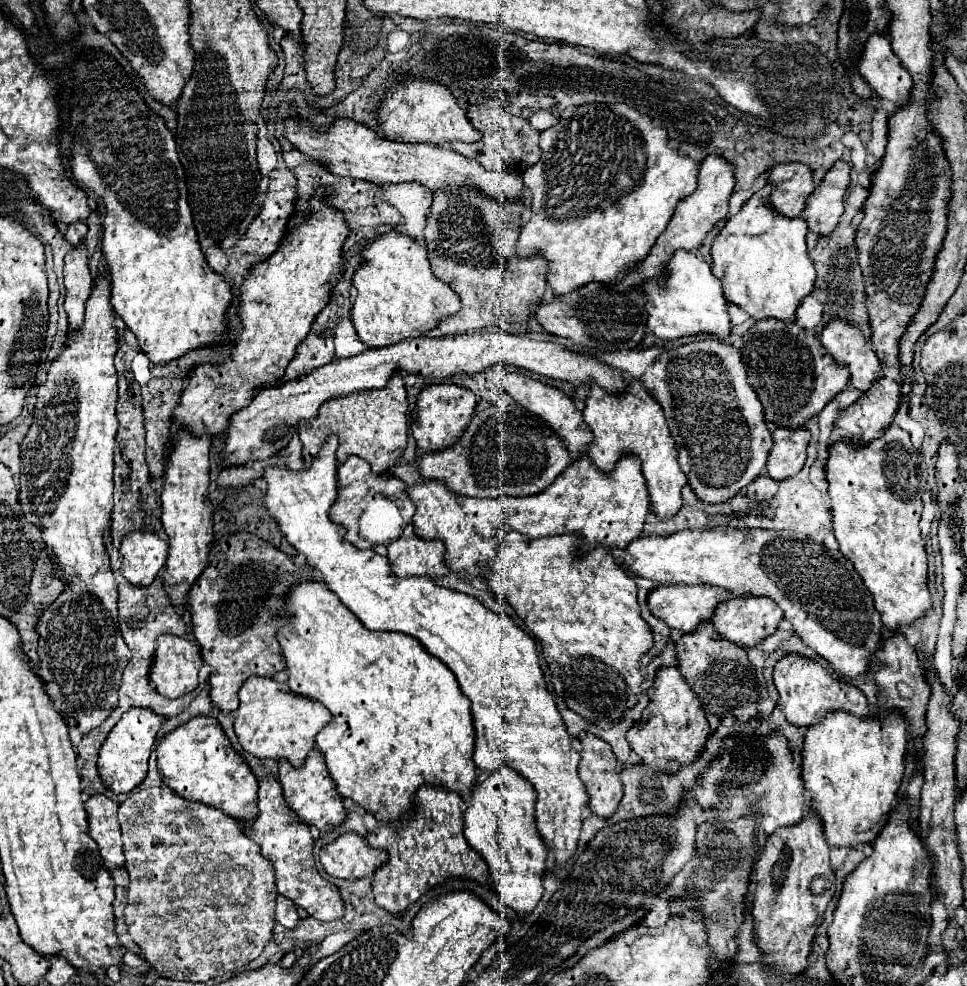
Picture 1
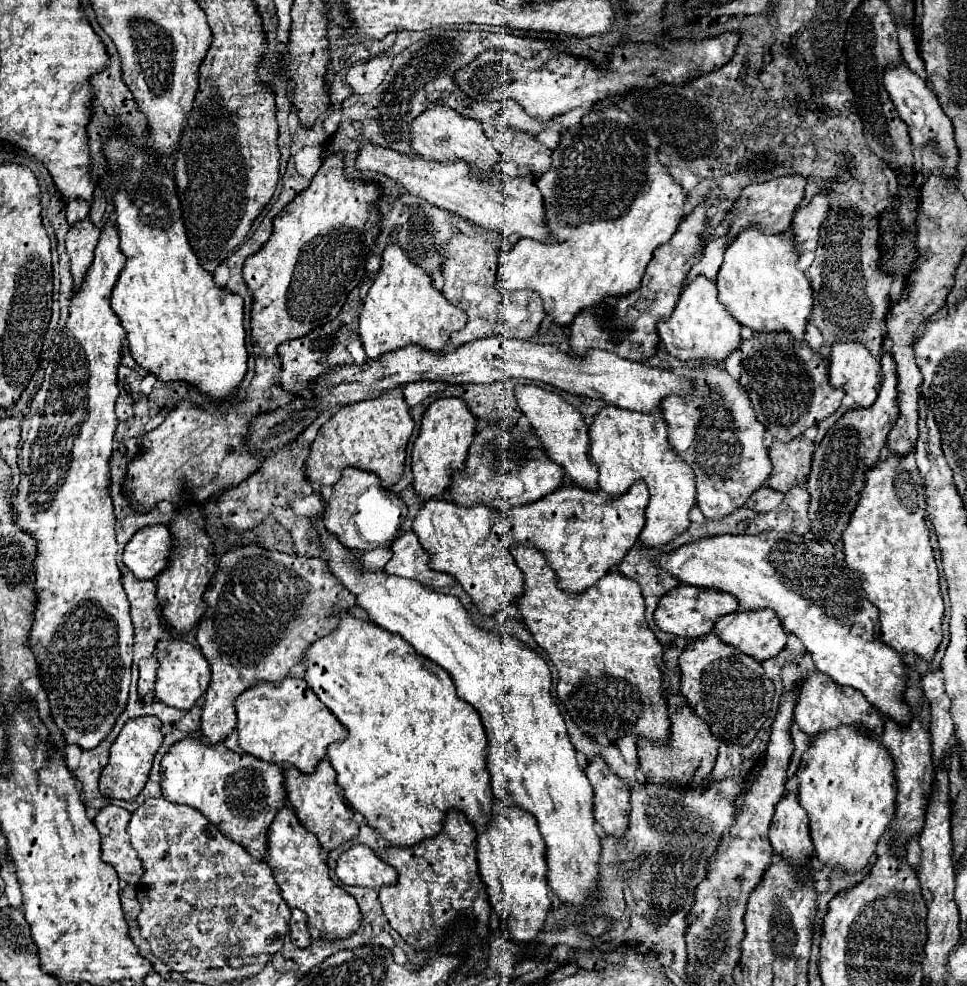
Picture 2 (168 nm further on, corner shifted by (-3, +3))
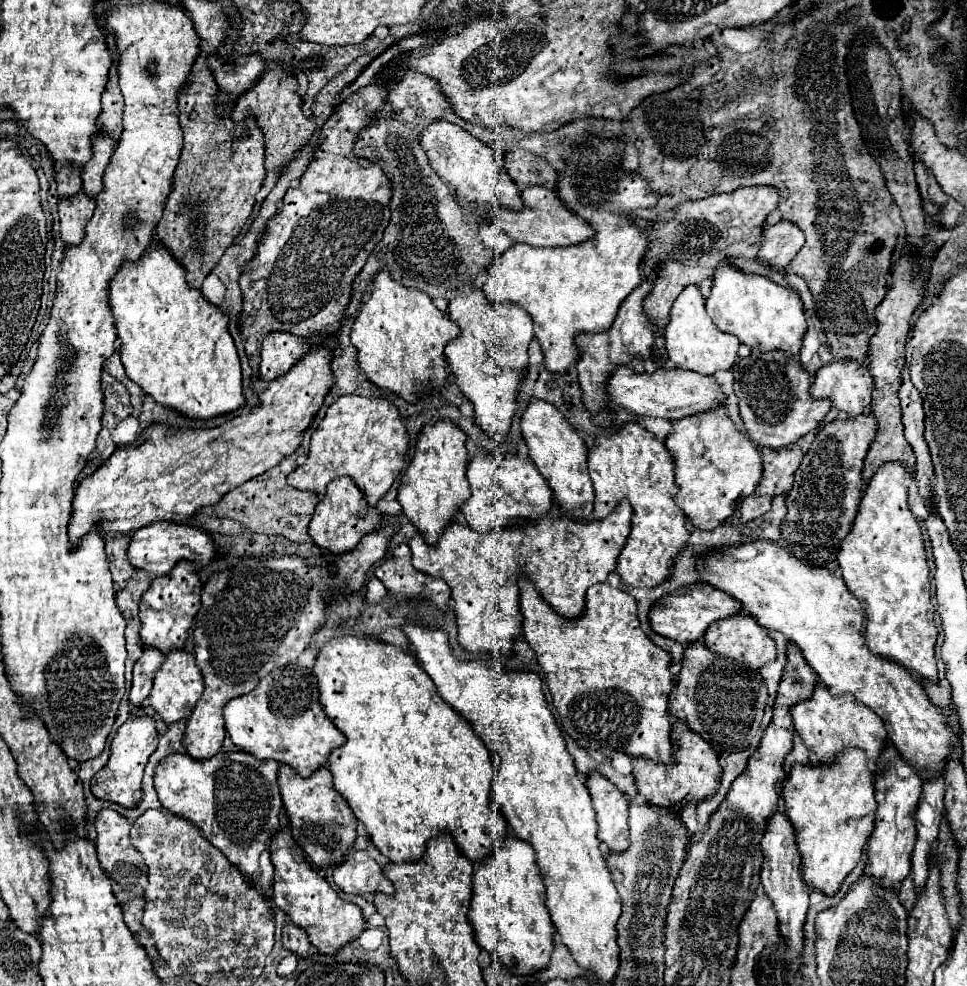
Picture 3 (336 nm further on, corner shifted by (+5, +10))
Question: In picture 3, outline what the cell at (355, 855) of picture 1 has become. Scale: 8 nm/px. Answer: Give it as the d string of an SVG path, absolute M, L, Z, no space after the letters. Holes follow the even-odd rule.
M357 850L353 856L347 856L347 862L335 868L333 880L345 894L395 894L395 888L383 876L381 866L371 860L365 850Z

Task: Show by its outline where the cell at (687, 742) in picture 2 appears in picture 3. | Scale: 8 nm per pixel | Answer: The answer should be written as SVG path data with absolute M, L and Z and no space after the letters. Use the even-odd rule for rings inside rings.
M681 722L675 724L671 732L673 742L673 766L657 766L653 762L645 762L643 758L633 760L633 776L635 776L635 788L641 796L649 800L649 804L661 806L661 808L675 808L677 816L689 802L701 802L711 798L721 782L721 766L717 752L703 740L697 738L691 730L685 730Z

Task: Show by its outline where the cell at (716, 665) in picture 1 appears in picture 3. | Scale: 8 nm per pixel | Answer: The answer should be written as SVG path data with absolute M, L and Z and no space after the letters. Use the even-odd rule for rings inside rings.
M703 642L691 644L685 650L677 686L669 696L669 712L709 742L717 754L741 752L751 744L759 730L765 704L767 686L757 670L743 670L735 662L729 662L729 658L705 650Z

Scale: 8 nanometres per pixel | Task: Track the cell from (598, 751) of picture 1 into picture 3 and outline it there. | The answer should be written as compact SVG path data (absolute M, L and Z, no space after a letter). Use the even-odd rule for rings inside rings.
M591 772L587 778L587 790L593 800L599 822L599 840L607 844L611 852L623 852L629 848L629 798L609 784L599 772Z

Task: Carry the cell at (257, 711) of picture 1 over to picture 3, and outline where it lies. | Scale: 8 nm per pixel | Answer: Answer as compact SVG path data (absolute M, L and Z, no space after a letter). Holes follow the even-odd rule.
M293 664L273 670L257 684L253 692L229 702L223 716L227 734L235 746L259 760L289 764L303 778L323 768L329 754L345 744L345 736L319 704L315 674Z

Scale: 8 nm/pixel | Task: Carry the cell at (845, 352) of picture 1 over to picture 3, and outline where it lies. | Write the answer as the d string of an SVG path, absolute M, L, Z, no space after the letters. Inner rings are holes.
M835 360L821 370L817 370L813 386L811 386L811 396L813 398L827 398L831 400L831 406L839 408L847 418L857 418L865 414L865 410L871 404L871 392L873 392L873 378L867 368L861 368L861 362L853 360Z

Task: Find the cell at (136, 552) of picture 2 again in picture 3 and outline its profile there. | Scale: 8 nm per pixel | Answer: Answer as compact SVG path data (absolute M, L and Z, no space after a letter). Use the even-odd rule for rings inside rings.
M153 522L149 526L139 528L131 536L131 546L129 546L131 564L139 570L153 572L155 576L169 574L179 560L189 560L195 564L197 570L203 570L211 564L213 558L215 558L213 538L193 526L183 526L183 524L175 524L175 522Z

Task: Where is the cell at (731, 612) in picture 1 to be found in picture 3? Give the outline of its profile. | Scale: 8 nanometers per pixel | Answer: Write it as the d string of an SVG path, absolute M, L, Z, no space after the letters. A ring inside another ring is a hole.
M735 614L731 618L725 618L725 620L719 620L719 622L713 622L707 632L705 632L705 638L703 638L703 644L715 652L715 654L721 654L725 658L731 658L735 660L737 664L741 666L747 666L751 670L759 670L763 668L767 662L775 660L775 642L773 638L769 636L769 632L759 626L751 616L745 616L745 614Z

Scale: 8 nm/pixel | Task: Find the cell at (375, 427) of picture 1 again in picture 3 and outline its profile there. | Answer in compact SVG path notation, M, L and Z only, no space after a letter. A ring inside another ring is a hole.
M341 396L333 402L321 424L311 434L311 448L307 462L287 476L287 484L297 490L315 492L319 498L325 494L325 486L339 478L351 478L363 492L369 506L375 506L393 486L405 466L409 450L409 436L397 408L383 398Z

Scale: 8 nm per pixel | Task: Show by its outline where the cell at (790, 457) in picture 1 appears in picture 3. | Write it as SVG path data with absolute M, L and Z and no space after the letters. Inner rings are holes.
M797 444L785 450L763 448L761 456L763 456L763 478L757 484L755 494L767 494L767 496L787 494L793 486L793 474L803 458L801 448Z

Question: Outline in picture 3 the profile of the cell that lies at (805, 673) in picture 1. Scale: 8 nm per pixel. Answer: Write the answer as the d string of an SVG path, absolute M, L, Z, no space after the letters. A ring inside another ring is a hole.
M821 684L815 688L815 694L811 700L795 704L791 712L793 712L795 730L803 738L805 746L815 752L821 764L835 762L837 756L841 756L849 748L861 748L867 756L867 762L871 762L873 766L881 756L881 752L885 750L885 746L889 744L885 724L873 710L857 702L857 698L853 698L851 694L831 696L829 690Z

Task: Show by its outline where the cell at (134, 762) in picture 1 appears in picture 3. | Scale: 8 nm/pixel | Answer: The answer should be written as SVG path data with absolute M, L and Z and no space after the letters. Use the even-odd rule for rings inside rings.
M139 716L135 720L127 720L115 734L111 742L111 758L107 766L103 766L91 780L91 792L95 798L115 802L123 808L135 808L141 798L143 798L143 770L149 760L149 756L157 748L157 730L155 730L155 720L151 716Z

